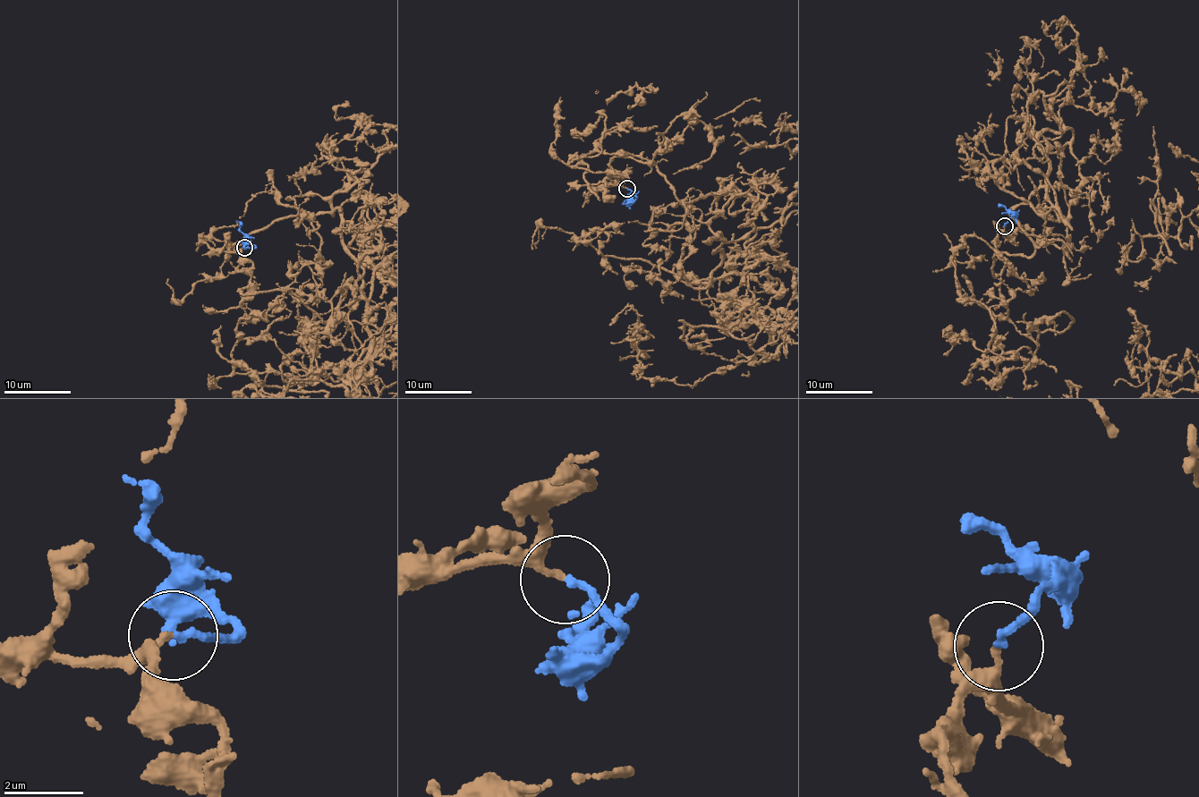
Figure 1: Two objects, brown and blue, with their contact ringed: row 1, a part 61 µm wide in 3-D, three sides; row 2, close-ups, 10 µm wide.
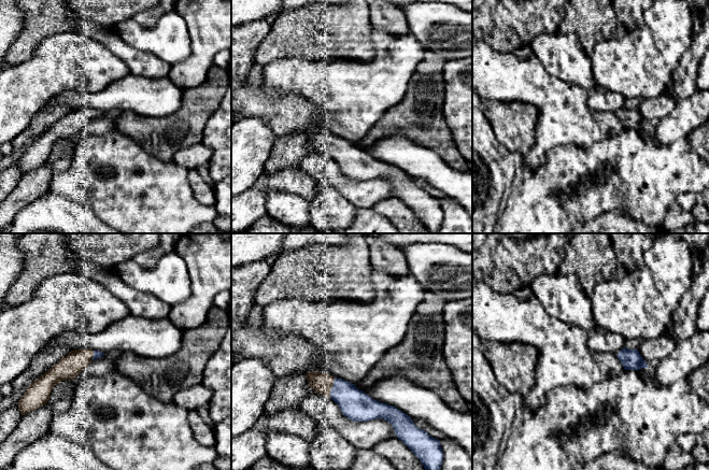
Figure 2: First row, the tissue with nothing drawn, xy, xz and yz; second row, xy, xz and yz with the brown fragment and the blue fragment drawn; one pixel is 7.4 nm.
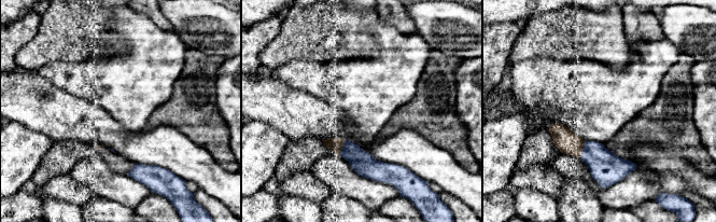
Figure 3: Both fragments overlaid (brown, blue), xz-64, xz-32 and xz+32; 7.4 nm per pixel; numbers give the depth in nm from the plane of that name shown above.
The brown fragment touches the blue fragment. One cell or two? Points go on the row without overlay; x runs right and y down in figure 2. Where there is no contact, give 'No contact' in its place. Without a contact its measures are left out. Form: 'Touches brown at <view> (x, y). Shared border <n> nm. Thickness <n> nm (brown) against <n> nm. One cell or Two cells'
Touches brown at xz (331, 146). Shared border 150 nm. Thickness 160 nm (brown) against 220 nm. One cell

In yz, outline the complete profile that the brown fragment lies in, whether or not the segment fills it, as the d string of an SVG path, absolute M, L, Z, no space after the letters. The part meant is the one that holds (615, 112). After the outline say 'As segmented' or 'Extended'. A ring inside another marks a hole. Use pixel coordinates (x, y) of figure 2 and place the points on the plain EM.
M622 108L615 112L625 129L640 129L649 127L637 109Z. Extended

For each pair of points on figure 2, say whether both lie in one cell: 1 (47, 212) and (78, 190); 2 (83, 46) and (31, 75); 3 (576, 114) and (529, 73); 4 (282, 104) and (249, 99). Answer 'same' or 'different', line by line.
1: different
2: same
3: same
4: same

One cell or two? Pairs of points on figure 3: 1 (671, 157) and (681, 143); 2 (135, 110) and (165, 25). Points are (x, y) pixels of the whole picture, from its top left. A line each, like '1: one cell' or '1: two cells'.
1: two cells
2: two cells

